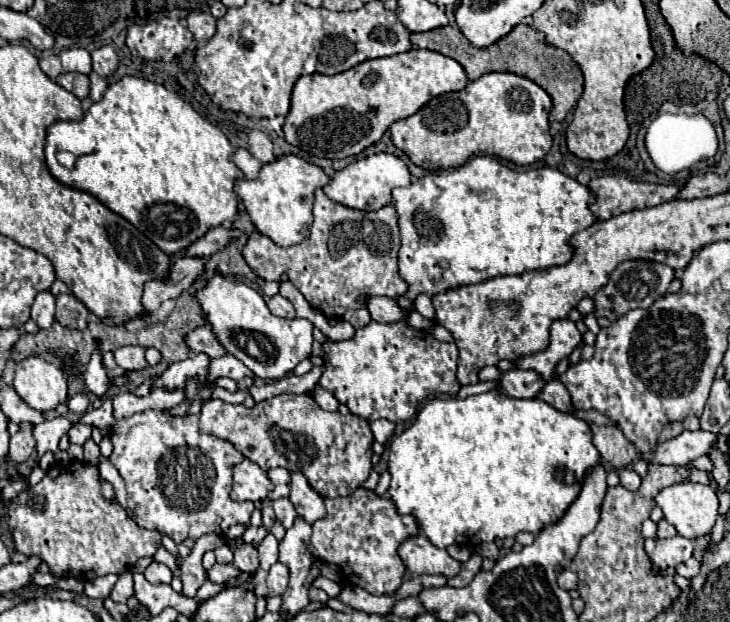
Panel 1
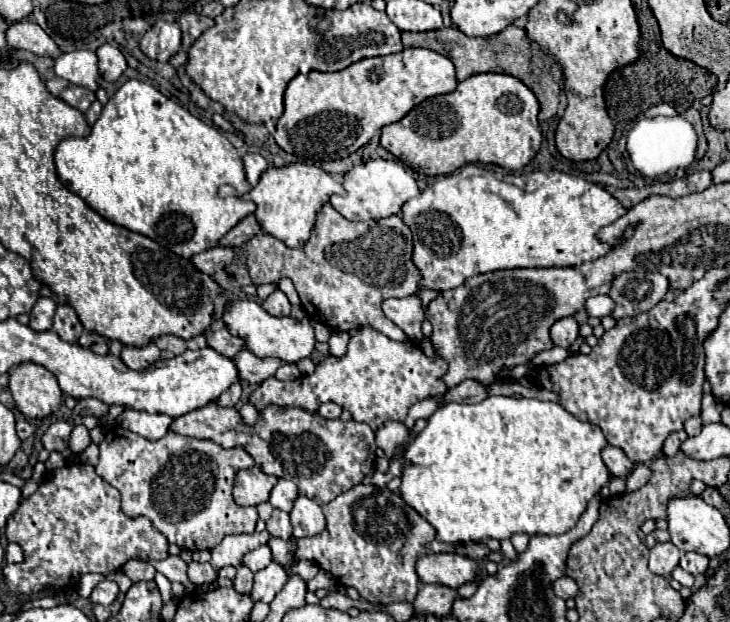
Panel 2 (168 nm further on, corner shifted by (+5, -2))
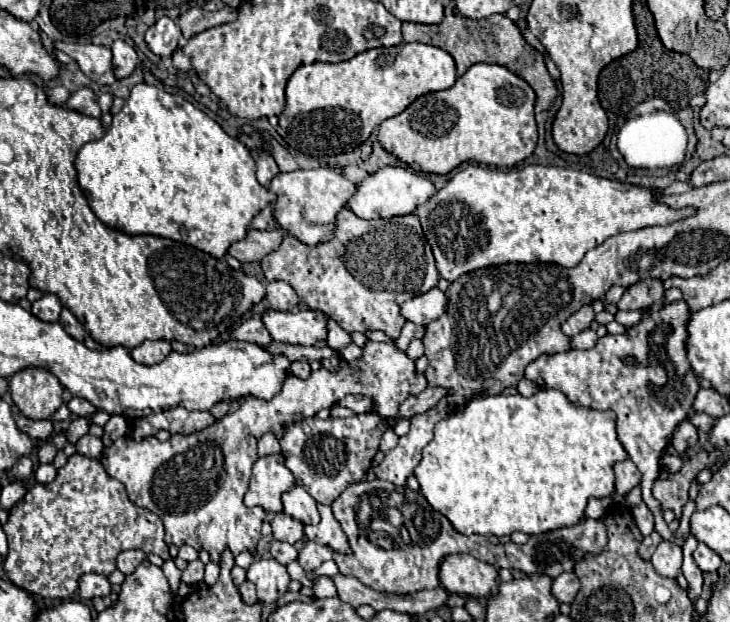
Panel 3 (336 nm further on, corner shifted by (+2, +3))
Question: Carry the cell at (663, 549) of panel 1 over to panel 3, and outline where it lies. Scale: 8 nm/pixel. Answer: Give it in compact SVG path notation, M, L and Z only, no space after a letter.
M663 540L657 546L657 550L651 558L651 564L657 574L667 576L667 578L677 578L681 574L681 548L673 542Z

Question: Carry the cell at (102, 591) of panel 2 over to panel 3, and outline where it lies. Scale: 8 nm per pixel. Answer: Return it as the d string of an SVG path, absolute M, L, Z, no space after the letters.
M83 574L79 576L79 588L77 588L77 594L83 598L83 600L91 600L95 596L107 596L111 592L111 584L105 576L99 576L99 574Z

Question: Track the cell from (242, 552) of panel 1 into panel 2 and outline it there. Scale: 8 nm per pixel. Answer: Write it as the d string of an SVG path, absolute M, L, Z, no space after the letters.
M240 565L238 567L238 573L234 577L234 589L238 593L244 593L248 595L252 591L252 581L254 581L254 573L246 567L246 565Z

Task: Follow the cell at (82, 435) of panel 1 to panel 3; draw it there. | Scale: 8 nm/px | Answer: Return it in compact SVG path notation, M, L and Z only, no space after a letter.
M13 410L13 418L17 422L17 428L25 434L29 434L31 438L39 438L39 440L47 440L53 434L53 424L51 420L29 420L25 418L21 412Z

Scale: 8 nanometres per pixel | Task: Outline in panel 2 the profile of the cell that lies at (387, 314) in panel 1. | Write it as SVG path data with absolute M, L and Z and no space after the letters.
M416 295L402 299L386 299L382 303L382 311L392 323L396 323L408 335L410 341L420 343L424 339L420 329L424 321L424 309L420 307L420 299Z

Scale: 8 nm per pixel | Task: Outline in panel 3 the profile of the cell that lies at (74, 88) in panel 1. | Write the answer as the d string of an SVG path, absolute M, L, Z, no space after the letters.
M81 88L77 92L71 94L71 98L67 100L67 108L81 112L85 116L93 116L93 118L101 118L101 108L97 104L97 96L93 94L91 88Z

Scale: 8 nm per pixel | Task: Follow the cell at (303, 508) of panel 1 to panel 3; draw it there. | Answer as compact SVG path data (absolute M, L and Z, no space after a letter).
M319 504L319 514L321 514L321 522L317 526L305 526L305 536L309 540L313 540L315 544L333 548L339 554L351 554L347 536L343 532L341 524L335 520L331 506Z

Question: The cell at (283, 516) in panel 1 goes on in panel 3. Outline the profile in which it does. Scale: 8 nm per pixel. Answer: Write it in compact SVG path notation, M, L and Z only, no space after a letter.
M283 512L275 514L271 528L273 528L275 540L289 542L289 544L297 544L303 540L303 524L295 522L293 518L287 518L287 514L283 514Z

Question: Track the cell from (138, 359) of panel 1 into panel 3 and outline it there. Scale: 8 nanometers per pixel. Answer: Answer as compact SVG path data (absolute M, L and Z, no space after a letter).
M145 340L137 348L131 350L131 356L139 364L159 364L171 352L171 344L167 340Z

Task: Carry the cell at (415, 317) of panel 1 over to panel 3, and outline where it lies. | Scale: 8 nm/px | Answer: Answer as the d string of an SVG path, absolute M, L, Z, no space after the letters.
M343 208L337 218L337 234L331 242L319 246L307 246L299 242L295 236L285 234L279 250L267 254L261 260L265 278L283 280L293 286L299 294L301 304L307 308L327 312L343 330L347 332L367 332L367 330L381 330L393 340L399 338L403 324L407 322L401 314L401 304L429 292L437 286L439 272L435 268L435 258L431 246L421 230L419 218L415 214L395 216L395 218L377 218L377 220L363 220L355 216L349 208Z

